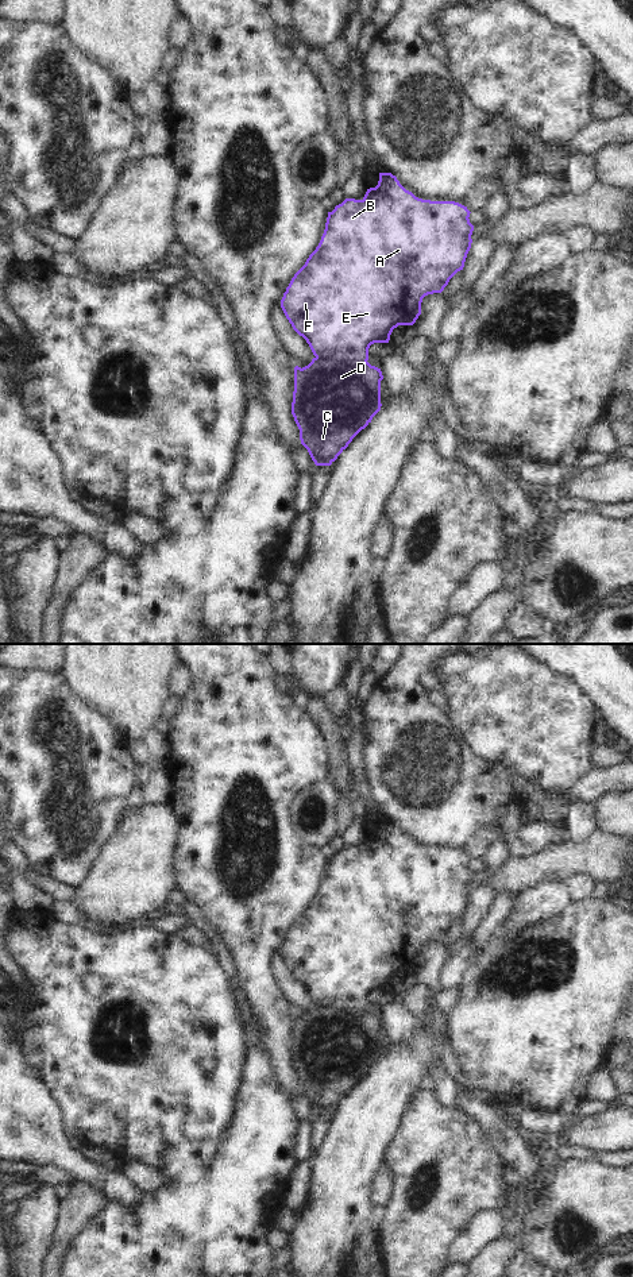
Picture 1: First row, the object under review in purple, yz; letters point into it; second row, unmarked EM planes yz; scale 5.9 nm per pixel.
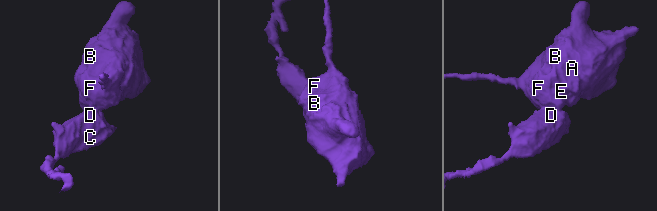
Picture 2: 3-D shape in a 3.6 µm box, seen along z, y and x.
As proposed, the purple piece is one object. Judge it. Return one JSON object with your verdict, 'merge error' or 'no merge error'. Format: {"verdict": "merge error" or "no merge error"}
{"verdict": "merge error"}

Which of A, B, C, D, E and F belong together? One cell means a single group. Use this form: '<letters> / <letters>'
A B E F / C D

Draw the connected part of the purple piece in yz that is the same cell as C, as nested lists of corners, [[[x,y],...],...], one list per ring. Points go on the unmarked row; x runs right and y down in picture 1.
[[[313,1006],[305,1015],[294,1015],[292,1062],[301,1092],[316,1114],[331,1114],[381,1058],[381,1016],[368,1010],[355,1014]]]

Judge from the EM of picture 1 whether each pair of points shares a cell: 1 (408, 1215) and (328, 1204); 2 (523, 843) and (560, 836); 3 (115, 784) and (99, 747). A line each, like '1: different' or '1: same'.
1: different
2: same
3: same

